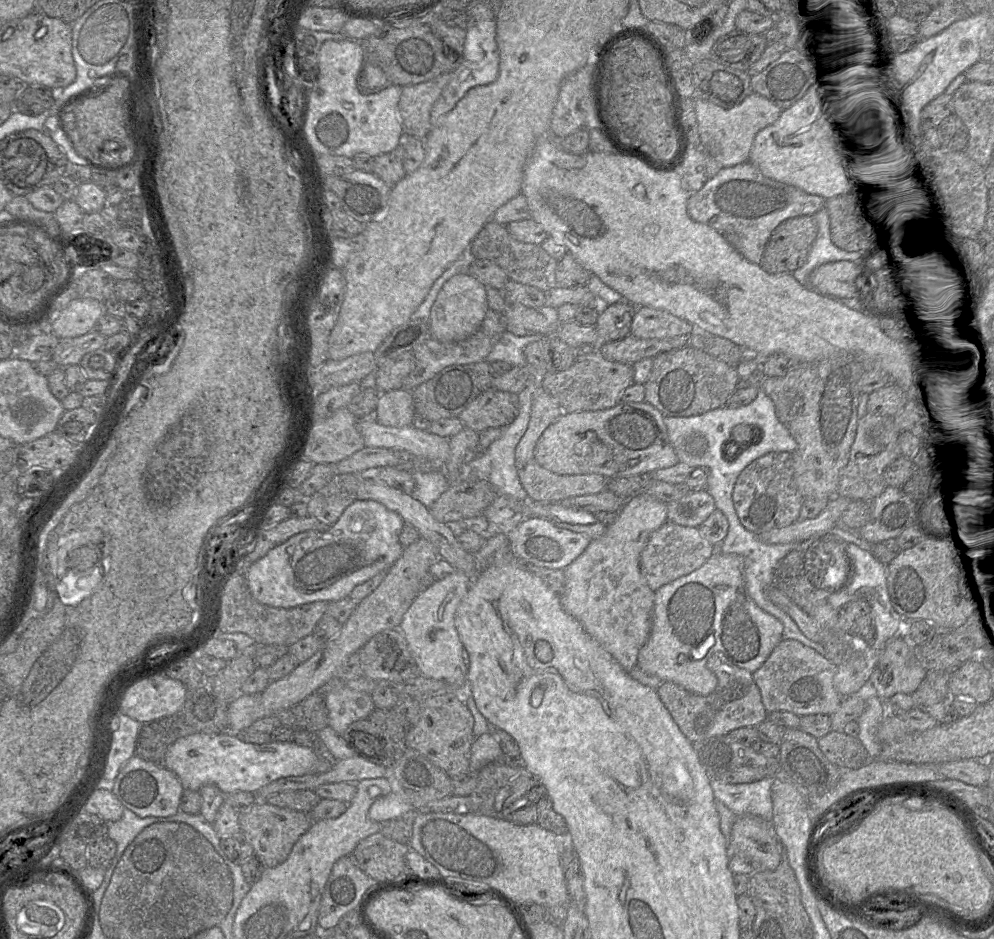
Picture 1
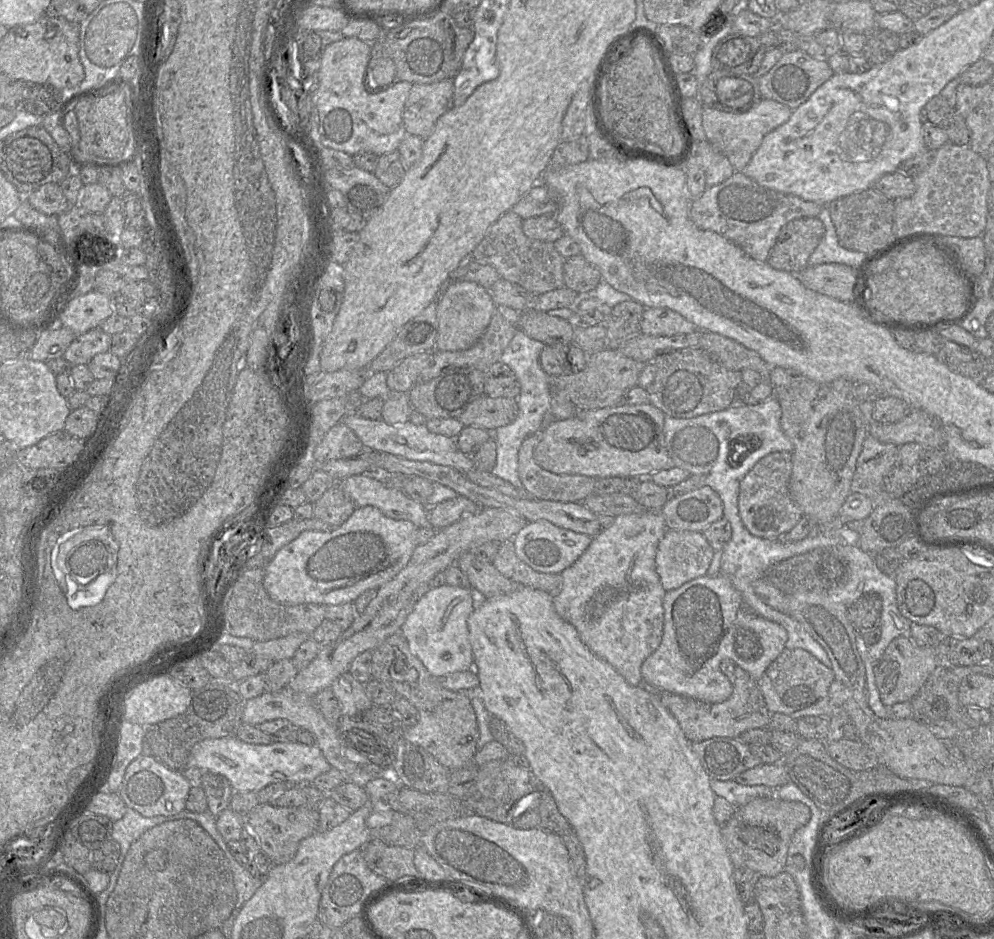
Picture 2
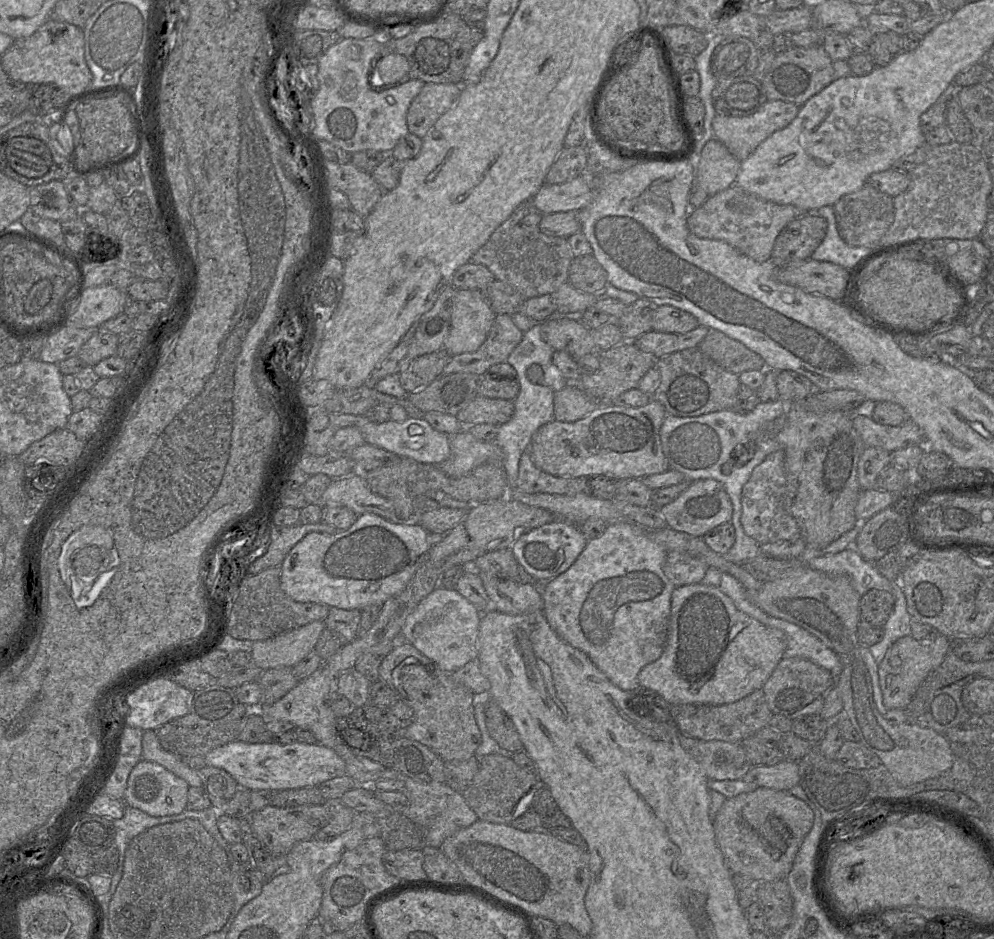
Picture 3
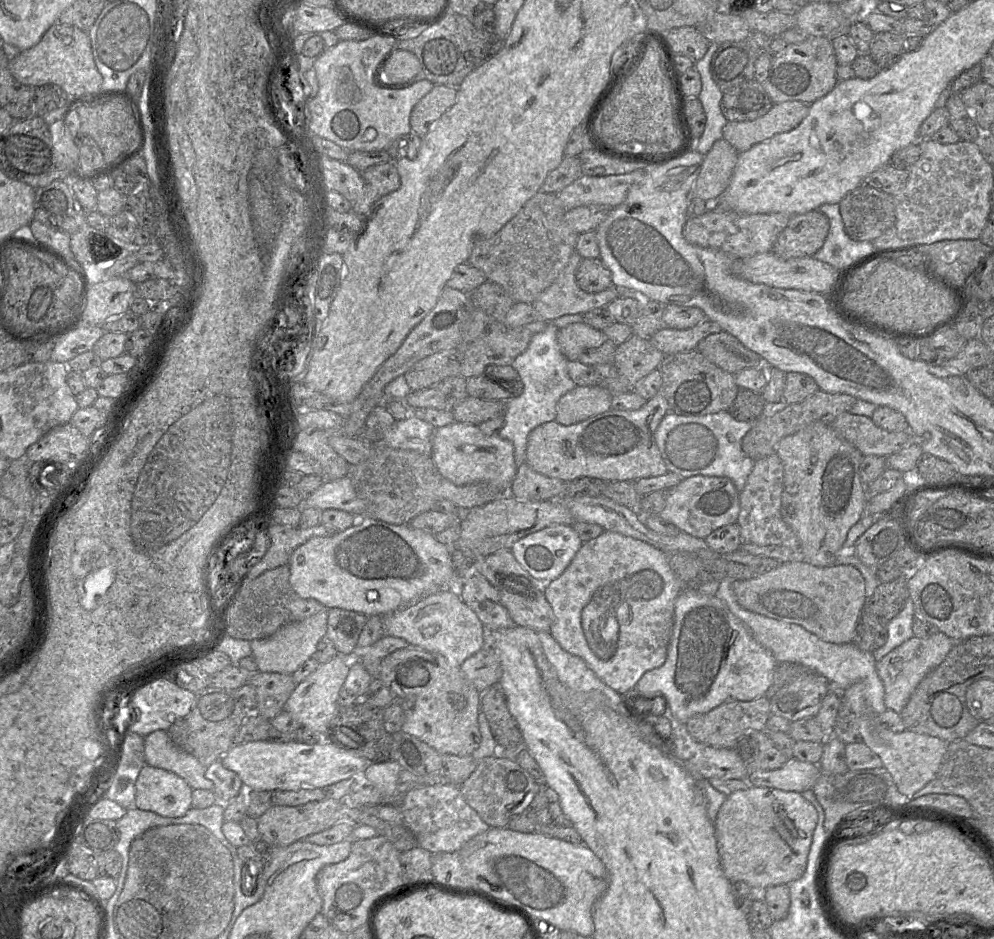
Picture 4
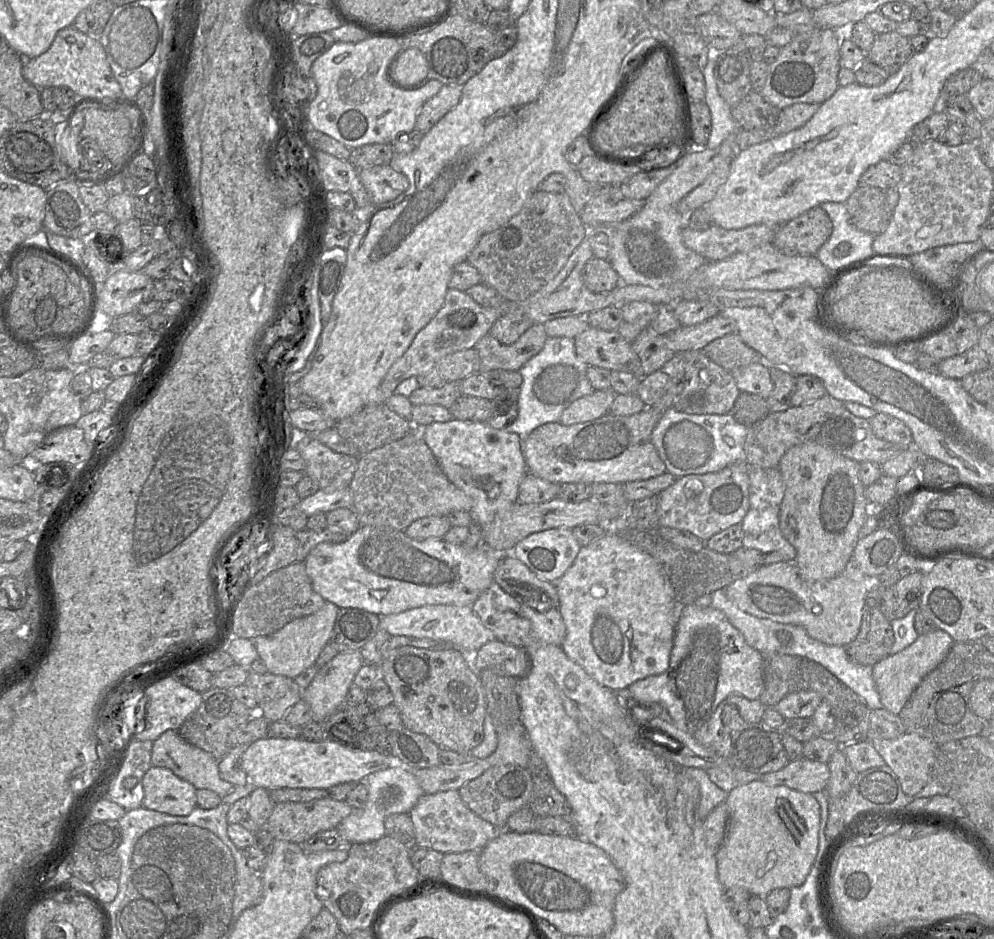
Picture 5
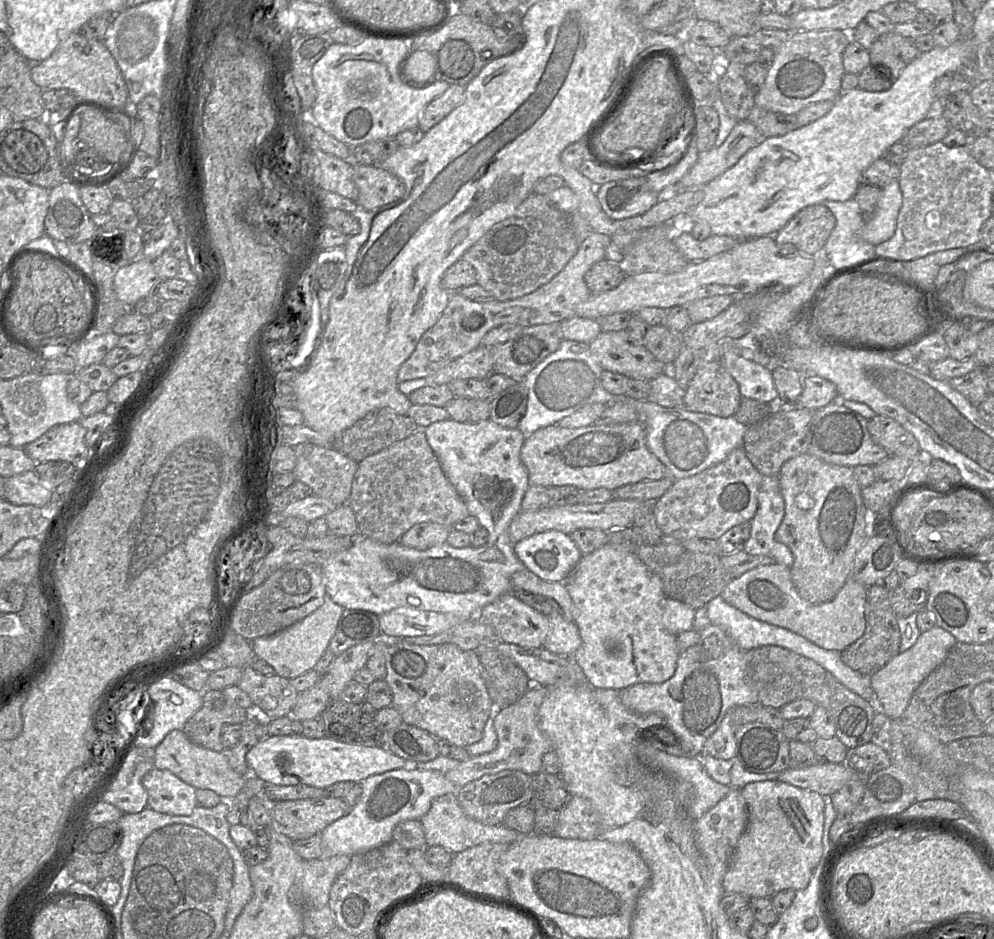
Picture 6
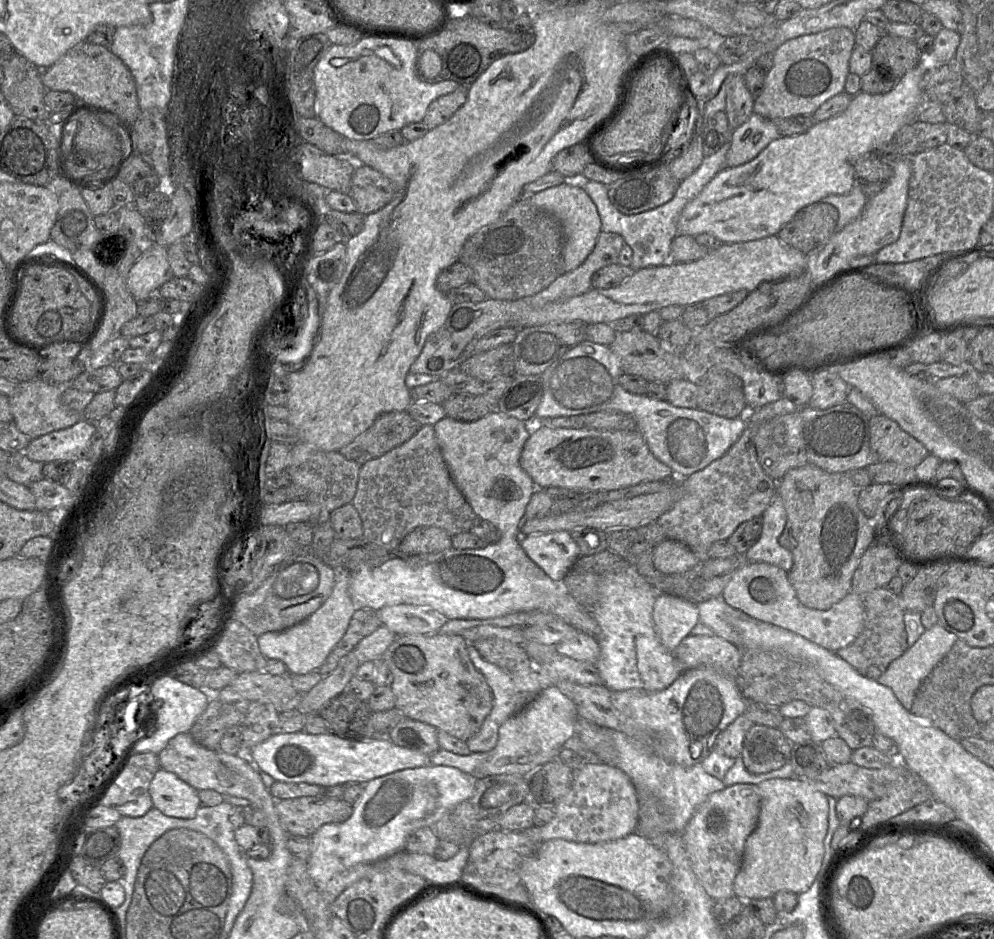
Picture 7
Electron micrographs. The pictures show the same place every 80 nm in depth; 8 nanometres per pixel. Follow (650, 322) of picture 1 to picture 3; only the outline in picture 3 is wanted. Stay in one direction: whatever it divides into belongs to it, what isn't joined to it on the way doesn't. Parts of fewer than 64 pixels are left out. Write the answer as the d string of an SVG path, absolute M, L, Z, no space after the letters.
M671 305L658 306L652 320L652 330L664 333L687 333L698 325L691 313Z

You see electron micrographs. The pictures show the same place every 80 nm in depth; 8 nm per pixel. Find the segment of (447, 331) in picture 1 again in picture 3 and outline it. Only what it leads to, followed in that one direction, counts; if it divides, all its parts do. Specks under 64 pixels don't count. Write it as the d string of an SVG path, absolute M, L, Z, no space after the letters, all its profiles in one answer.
M458 289L453 298L450 332L443 348L451 356L476 351L486 340L496 315L481 290Z

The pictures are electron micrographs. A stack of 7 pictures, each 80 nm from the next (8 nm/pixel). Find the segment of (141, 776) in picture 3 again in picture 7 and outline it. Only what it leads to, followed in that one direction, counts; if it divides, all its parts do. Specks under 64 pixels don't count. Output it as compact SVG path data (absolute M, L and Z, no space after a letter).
M162 768L154 775L149 792L153 807L169 817L193 819L200 807L198 791Z

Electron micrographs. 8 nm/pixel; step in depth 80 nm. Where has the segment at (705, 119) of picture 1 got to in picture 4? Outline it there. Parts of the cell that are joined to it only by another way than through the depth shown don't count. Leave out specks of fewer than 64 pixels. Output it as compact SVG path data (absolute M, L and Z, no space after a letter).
M785 101L774 104L765 115L751 121L728 121L722 130L722 138L738 153L797 127L807 116L809 105L801 101Z

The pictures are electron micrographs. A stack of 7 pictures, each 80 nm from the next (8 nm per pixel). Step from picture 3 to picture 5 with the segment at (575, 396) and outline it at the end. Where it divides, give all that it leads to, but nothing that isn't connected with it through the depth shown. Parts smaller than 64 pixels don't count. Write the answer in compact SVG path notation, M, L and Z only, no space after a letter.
M594 390L591 394L575 400L561 414L559 422L571 426L605 416L618 394L613 390Z

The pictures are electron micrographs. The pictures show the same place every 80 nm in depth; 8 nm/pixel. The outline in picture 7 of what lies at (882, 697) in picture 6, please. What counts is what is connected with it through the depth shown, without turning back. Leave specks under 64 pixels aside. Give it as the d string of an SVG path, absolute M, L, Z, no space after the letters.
M940 624L934 625L925 630L913 646L908 647L901 656L893 660L877 681L889 687L902 706L910 710L921 683L944 658L957 640L958 637L955 634L949 632Z

